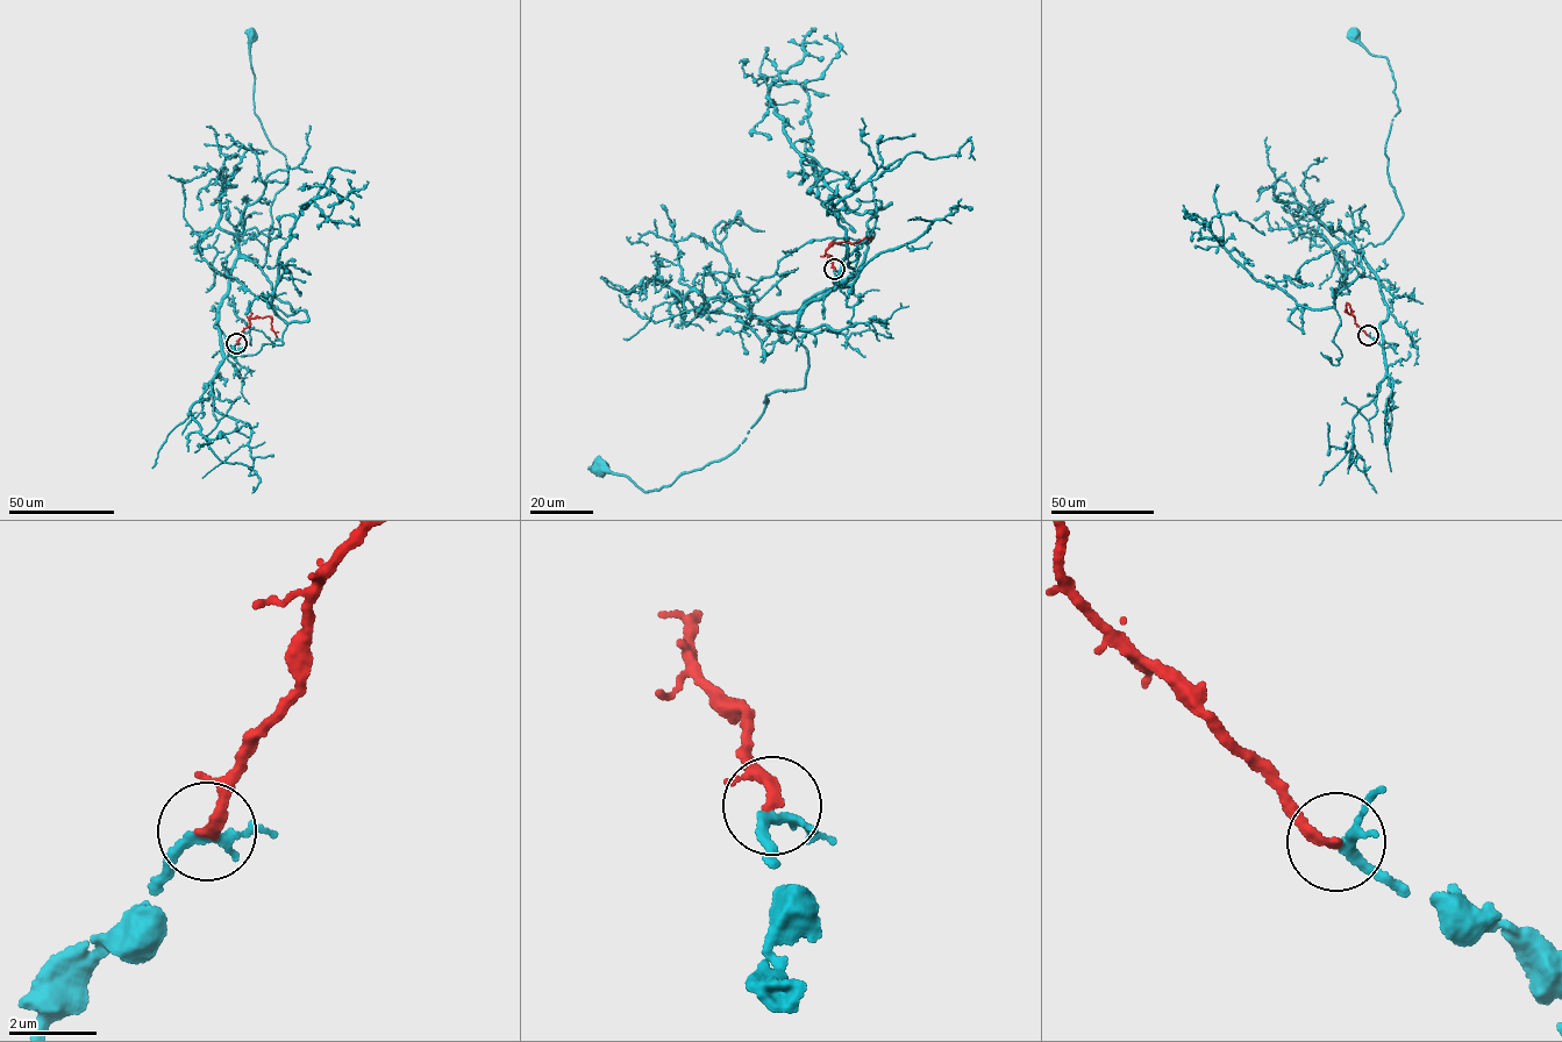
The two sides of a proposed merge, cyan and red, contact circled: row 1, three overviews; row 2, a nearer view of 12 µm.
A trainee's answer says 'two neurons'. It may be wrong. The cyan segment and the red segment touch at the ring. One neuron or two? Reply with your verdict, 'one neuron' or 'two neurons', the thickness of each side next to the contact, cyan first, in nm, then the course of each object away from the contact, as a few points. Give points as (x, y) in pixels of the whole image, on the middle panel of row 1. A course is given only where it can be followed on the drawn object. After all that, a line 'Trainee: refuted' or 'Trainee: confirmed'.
one neuron; calibres 200 and 220 nm; course cyan (834, 269), (796, 327), (765, 319), (805, 347), (805, 385), (767, 395), (724, 458), (646, 492), (599, 466); course red (834, 269), (826, 249), (834, 243), (857, 243), (872, 236)
Trainee: refuted

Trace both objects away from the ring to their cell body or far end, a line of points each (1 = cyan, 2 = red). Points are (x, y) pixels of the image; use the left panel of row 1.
1: (236, 343), (225, 356), (221, 299), (235, 261), (265, 262), (289, 171), (254, 112), (252, 35)
2: (236, 343), (250, 319), (271, 316), (277, 336)

